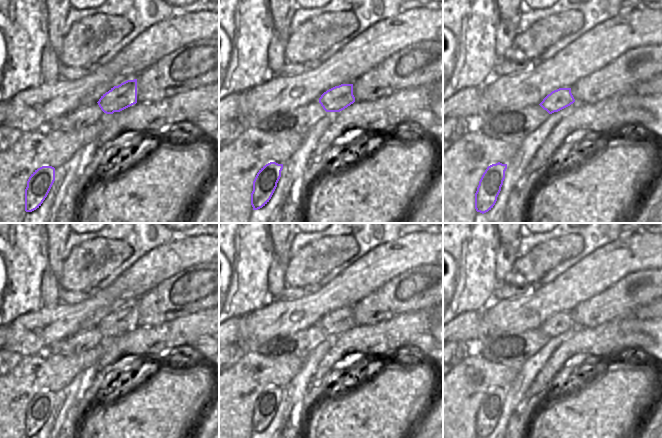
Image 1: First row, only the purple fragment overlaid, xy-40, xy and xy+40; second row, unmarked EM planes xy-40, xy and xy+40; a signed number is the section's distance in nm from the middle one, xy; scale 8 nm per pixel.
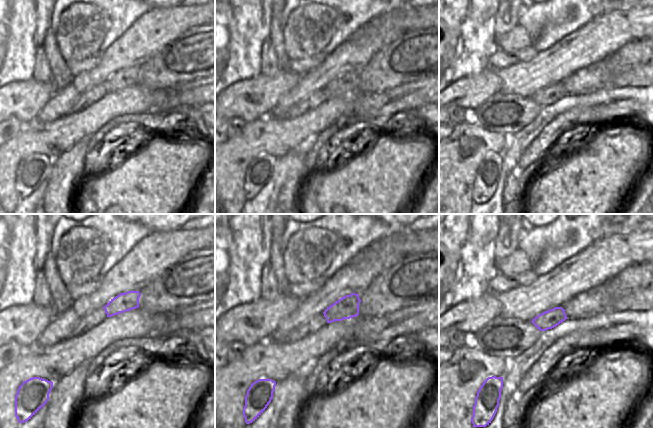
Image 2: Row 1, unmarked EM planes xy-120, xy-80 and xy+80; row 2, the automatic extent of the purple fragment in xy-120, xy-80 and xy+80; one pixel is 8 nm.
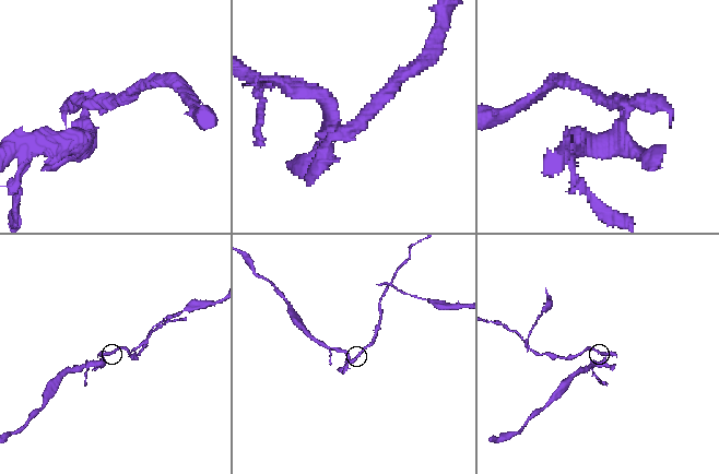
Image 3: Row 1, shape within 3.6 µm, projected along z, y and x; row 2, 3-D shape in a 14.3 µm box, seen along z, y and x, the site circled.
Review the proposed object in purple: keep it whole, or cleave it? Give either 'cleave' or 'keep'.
cleave

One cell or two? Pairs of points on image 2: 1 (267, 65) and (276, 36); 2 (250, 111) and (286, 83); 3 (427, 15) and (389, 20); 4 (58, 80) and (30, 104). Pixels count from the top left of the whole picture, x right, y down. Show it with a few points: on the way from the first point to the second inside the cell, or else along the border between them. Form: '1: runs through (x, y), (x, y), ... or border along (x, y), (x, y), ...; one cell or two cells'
1: border along (268, 37), (276, 56), (278, 70); two cells
2: runs through (259, 104), (277, 86); one cell
3: runs through (418, 18), (401, 18), (398, 20); one cell
4: border along (50, 83), (55, 90); two cells

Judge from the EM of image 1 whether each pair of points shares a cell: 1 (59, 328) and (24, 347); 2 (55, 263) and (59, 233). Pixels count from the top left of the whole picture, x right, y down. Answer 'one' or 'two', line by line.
1: one
2: one

